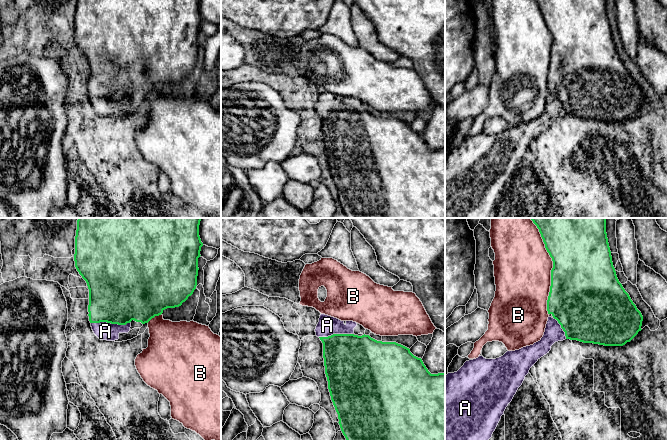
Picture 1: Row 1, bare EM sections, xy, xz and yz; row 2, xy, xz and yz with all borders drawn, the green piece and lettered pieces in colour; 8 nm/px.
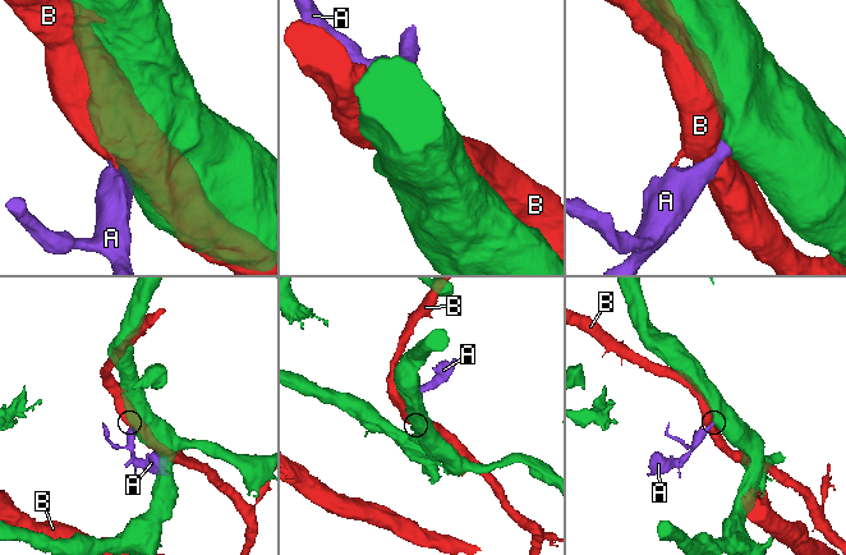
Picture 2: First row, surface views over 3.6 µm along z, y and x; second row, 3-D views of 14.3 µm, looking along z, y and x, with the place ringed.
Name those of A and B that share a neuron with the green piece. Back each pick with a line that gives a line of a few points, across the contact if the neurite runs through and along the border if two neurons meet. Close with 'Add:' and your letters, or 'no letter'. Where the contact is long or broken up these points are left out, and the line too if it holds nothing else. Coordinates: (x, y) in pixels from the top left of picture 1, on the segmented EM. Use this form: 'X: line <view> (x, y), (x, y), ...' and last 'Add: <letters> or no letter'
A: line xy (118, 292), (110, 322), (105, 327), (105, 331)
Add: A

